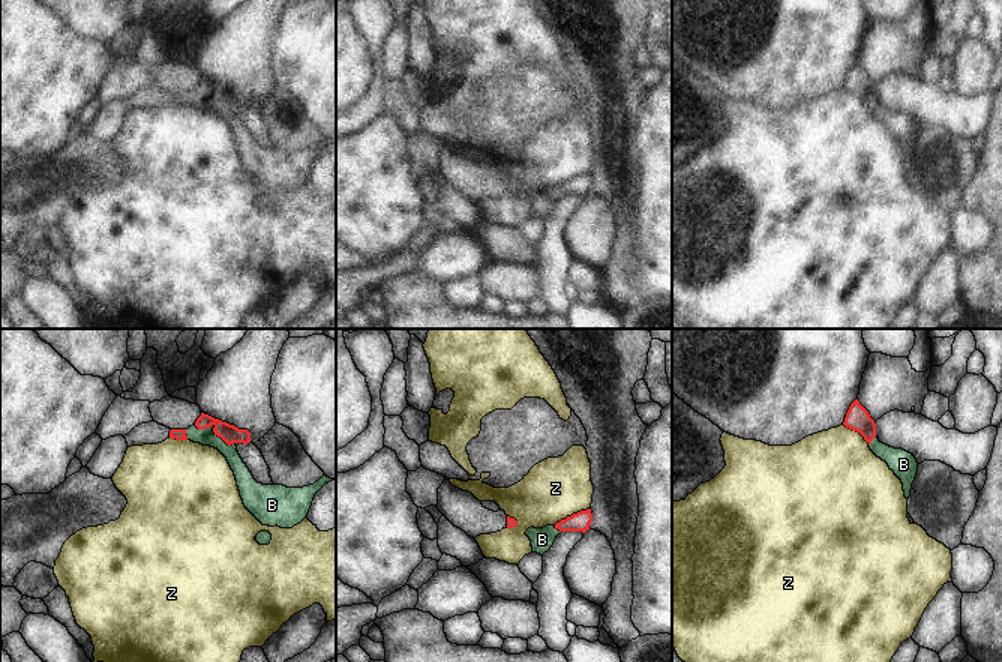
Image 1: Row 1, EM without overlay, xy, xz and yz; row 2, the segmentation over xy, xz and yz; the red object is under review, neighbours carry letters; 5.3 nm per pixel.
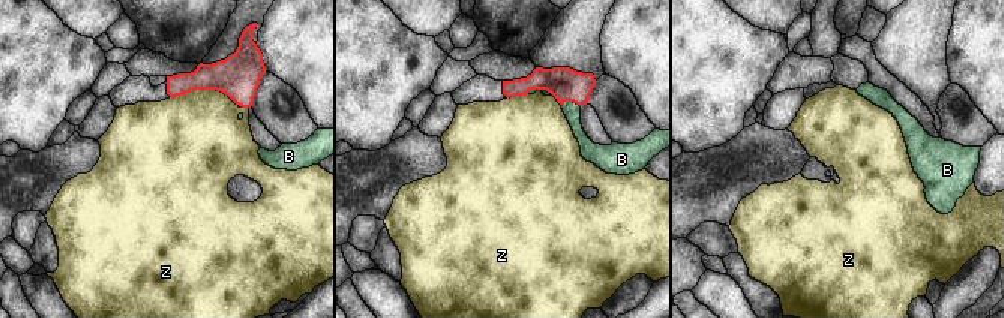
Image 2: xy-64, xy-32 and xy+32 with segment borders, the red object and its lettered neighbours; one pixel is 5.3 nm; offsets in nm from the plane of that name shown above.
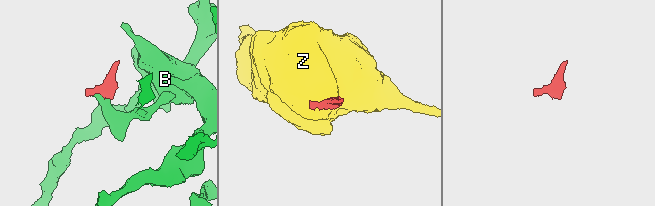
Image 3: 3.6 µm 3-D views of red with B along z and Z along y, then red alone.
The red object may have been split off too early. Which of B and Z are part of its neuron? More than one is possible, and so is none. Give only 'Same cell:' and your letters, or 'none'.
Same cell: B

